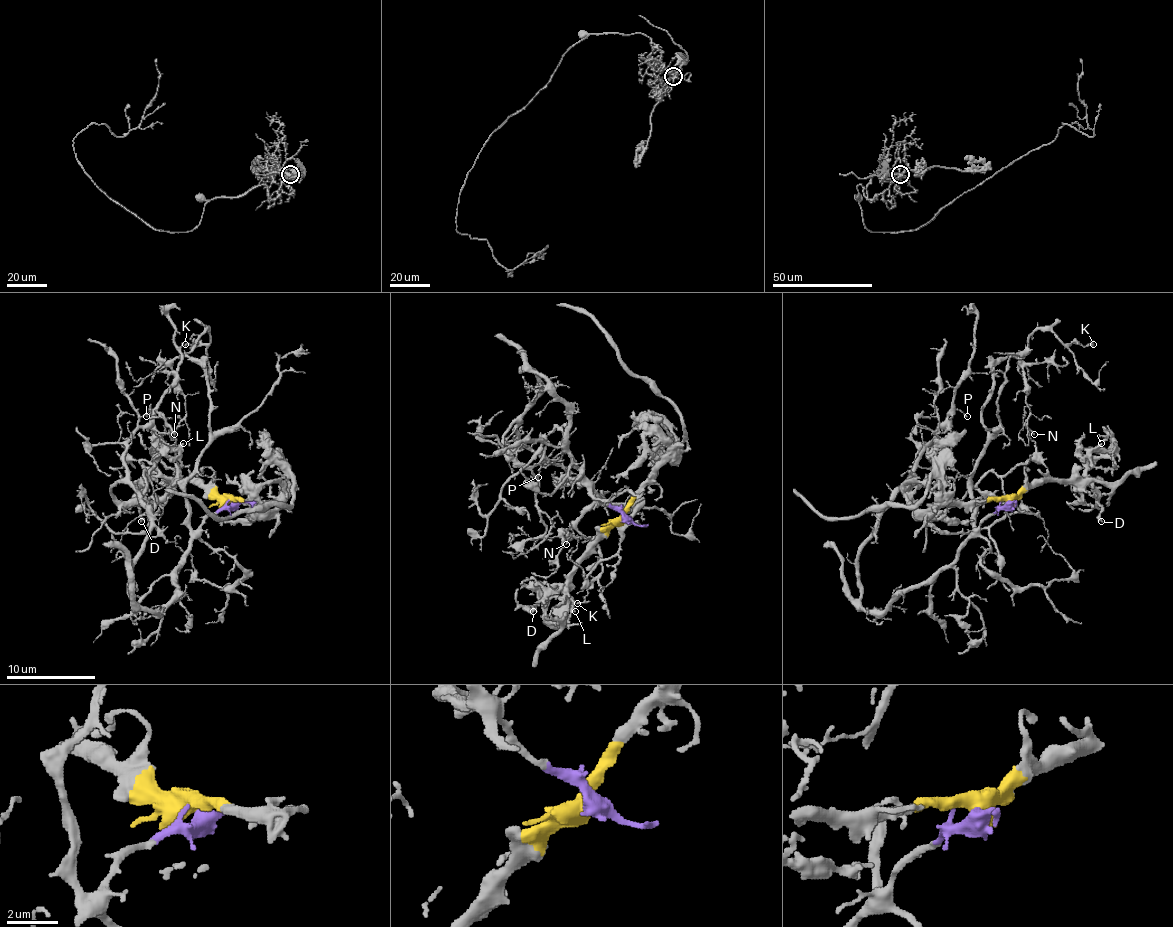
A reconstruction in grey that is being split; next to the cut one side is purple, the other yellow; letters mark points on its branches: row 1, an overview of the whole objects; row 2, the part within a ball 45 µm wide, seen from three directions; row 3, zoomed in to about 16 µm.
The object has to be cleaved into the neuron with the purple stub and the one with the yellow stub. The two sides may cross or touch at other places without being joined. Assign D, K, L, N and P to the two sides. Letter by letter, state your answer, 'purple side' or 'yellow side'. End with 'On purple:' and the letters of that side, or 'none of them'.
D: yellow side
K: purple side
L: yellow side
N: purple side
P: purple side
On purple: K, N, P

